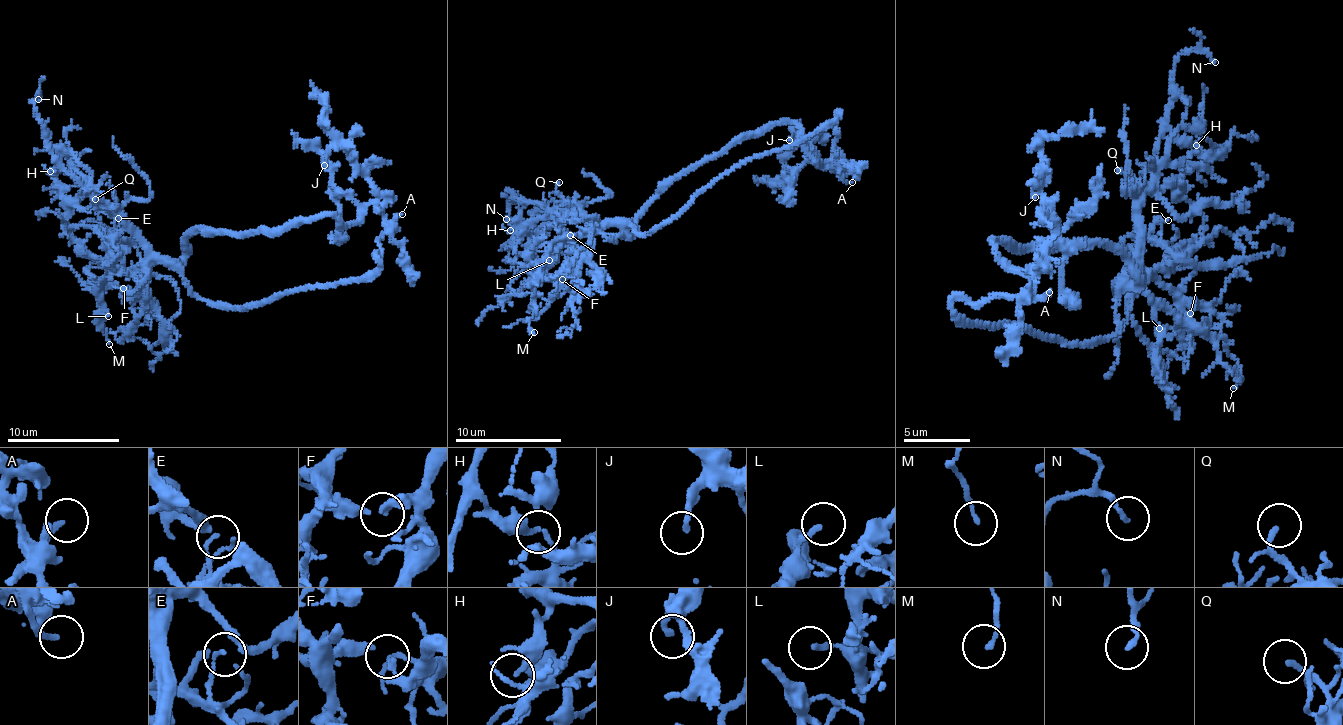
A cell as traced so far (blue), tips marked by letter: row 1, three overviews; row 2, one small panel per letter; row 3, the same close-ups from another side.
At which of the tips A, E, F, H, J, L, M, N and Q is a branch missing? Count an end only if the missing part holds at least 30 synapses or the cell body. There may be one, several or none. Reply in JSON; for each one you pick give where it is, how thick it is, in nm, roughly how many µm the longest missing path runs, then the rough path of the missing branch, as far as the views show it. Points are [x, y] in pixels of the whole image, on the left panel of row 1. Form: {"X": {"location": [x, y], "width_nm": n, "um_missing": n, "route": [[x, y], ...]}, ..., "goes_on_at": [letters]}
{"A": {"location": [402, 214], "width_nm": 200, "um_missing": 45}, "goes_on_at": ["A"]}

